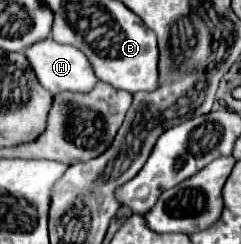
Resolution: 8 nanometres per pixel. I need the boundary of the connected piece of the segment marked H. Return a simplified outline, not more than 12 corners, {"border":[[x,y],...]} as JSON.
{"border":[[54,39],[24,51],[50,93],[90,93],[88,57]]}

